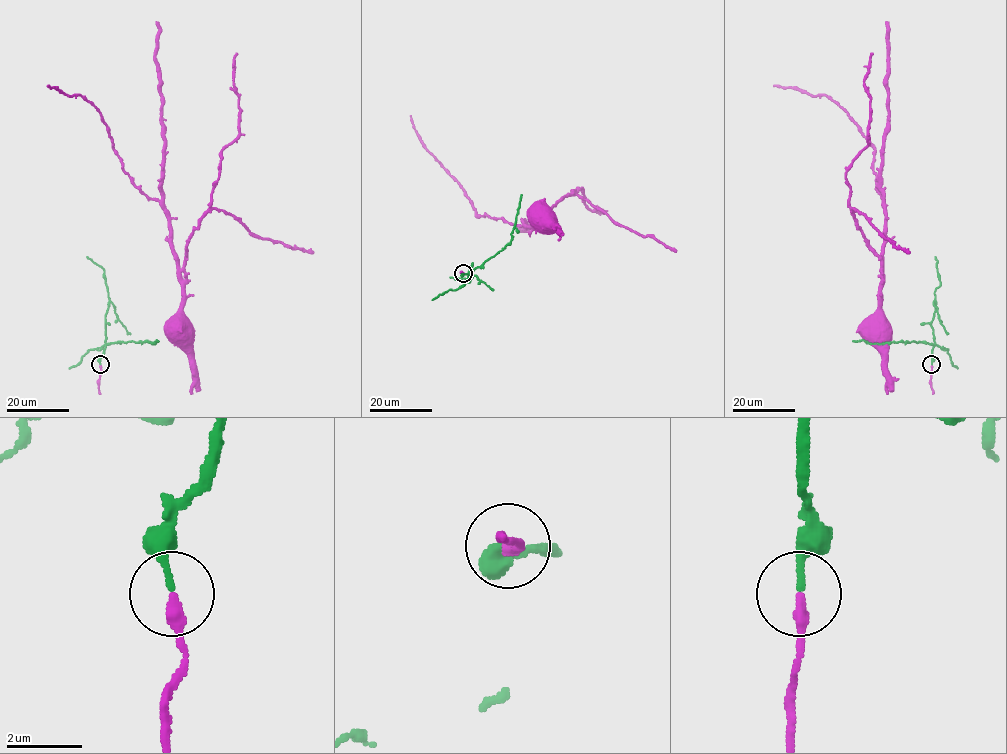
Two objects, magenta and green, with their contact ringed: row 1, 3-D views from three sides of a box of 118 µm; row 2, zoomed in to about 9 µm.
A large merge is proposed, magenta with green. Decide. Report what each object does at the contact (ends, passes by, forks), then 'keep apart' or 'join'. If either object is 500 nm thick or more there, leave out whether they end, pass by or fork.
magenta ends; green ends; keep apart

